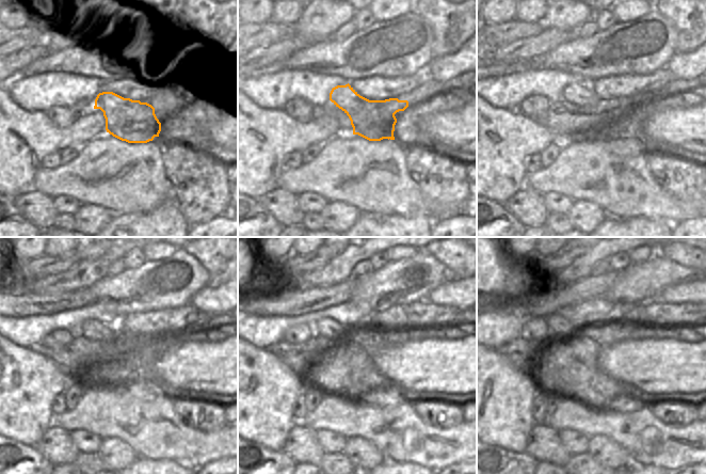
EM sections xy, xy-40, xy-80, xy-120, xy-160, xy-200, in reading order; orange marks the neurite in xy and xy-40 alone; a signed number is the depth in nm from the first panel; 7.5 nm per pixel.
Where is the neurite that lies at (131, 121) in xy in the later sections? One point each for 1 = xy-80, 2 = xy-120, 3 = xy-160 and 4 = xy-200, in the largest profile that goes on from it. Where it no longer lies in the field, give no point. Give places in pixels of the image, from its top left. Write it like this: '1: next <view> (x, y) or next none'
1: next xy-80 (614, 121)
2: next xy-120 (95, 330)
3: next xy-160 (326, 328)
4: next xy-200 (558, 325)

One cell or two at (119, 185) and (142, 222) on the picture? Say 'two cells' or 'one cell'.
two cells

